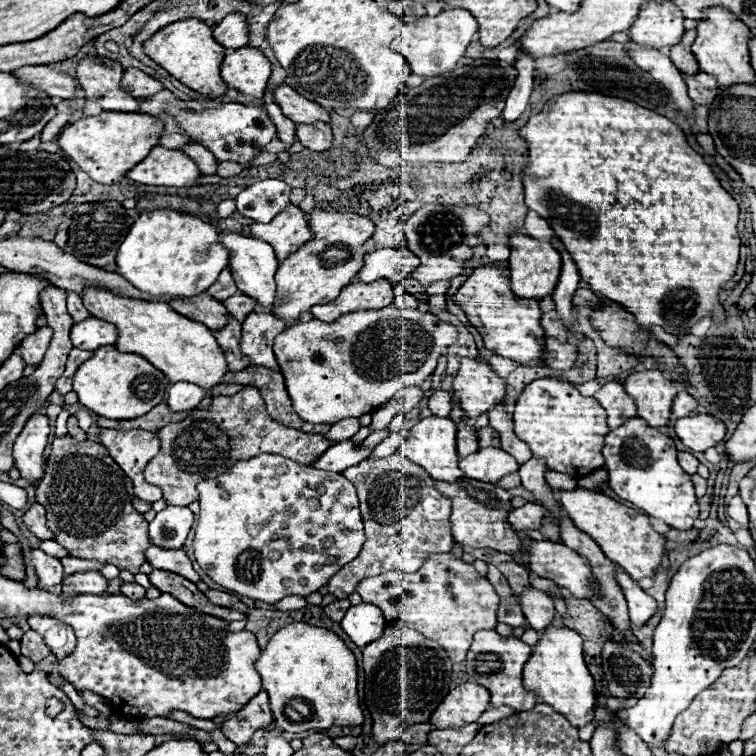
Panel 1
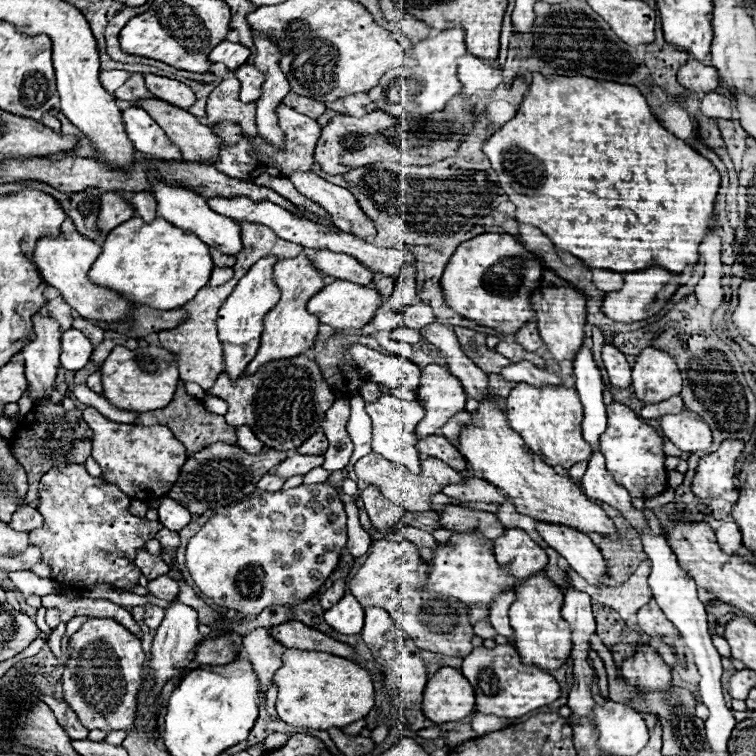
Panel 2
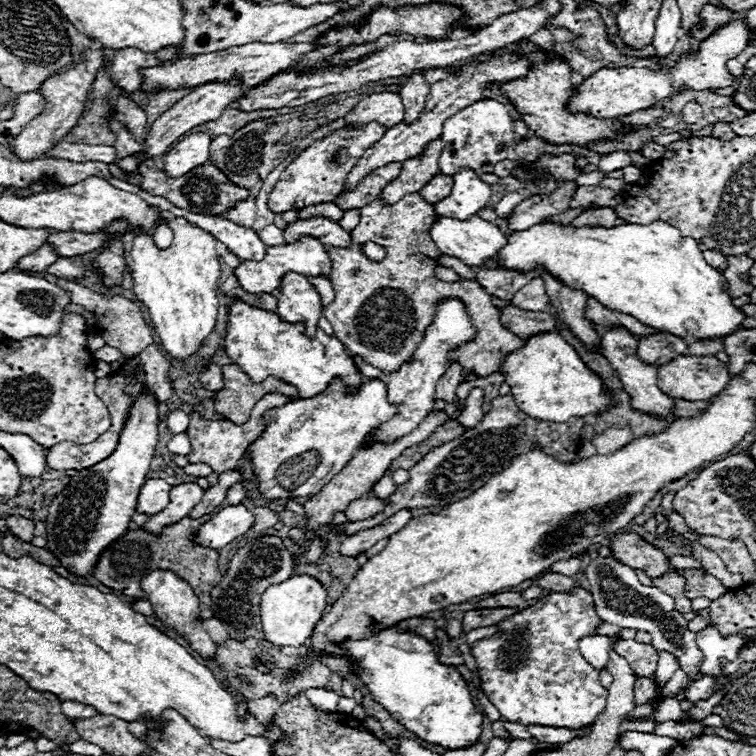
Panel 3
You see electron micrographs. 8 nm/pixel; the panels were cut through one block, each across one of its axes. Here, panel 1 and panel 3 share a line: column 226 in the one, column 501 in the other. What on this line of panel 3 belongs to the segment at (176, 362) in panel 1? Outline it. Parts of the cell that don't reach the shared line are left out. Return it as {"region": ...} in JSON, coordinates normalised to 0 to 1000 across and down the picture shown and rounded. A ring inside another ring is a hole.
{"region":[[[720,439],[696,450],[696,458],[677,466],[661,492],[669,495],[669,508],[677,511],[677,521],[688,542],[712,556],[746,558],[757,550],[775,550],[799,545],[812,537],[810,519],[802,516],[796,500],[783,492],[765,466],[735,439]]]}

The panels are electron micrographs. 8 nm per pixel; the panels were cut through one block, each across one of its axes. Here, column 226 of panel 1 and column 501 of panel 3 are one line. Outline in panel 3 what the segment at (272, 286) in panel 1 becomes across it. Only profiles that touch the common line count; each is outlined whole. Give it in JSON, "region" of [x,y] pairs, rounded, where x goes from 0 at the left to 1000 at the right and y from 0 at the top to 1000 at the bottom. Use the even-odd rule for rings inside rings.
{"region":[[[590,286],[579,288],[569,304],[569,312],[582,328],[582,333],[590,339],[603,339],[619,352],[635,352],[635,354],[651,354],[651,357],[661,354],[656,336],[667,328],[669,312],[659,304],[659,299],[653,299],[646,291],[638,291],[635,286],[624,286],[619,291],[601,291]]]}

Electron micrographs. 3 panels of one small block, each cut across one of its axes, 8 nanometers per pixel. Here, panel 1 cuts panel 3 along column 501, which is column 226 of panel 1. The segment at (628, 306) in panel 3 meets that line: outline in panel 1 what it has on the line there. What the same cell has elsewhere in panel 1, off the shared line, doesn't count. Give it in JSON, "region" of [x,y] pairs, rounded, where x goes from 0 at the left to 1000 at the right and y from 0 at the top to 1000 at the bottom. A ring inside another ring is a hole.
{"region":[[[193,278],[183,286],[169,312],[159,323],[153,352],[159,365],[198,392],[259,392],[278,381],[302,352],[302,331],[294,328],[286,302],[254,283],[238,283],[230,278]]]}

